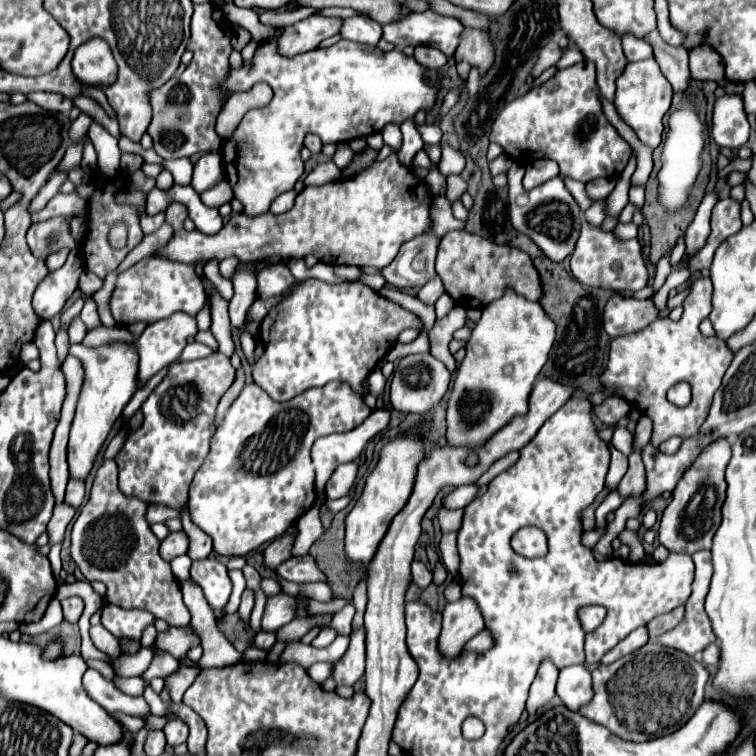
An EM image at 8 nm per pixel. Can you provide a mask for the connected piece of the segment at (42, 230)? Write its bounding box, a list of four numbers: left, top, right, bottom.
[26,216,76,258]

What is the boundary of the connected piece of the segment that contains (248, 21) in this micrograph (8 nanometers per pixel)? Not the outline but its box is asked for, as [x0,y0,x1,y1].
[224,4,276,42]

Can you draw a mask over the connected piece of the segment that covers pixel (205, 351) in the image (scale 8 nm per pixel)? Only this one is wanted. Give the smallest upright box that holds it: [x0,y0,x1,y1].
[178,342,214,360]

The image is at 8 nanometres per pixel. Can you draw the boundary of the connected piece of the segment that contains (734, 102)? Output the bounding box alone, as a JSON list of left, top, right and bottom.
[710,96,750,150]

